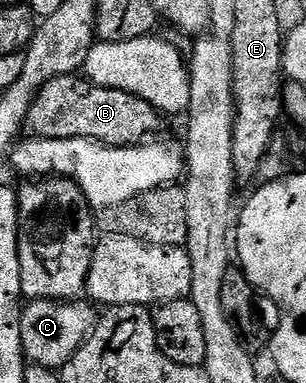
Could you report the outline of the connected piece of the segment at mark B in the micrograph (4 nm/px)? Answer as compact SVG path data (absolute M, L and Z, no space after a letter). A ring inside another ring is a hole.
M73 75L54 78L40 87L26 115L24 129L34 139L88 139L117 149L129 149L153 138L153 133L162 125L161 120L158 110L147 101Z

